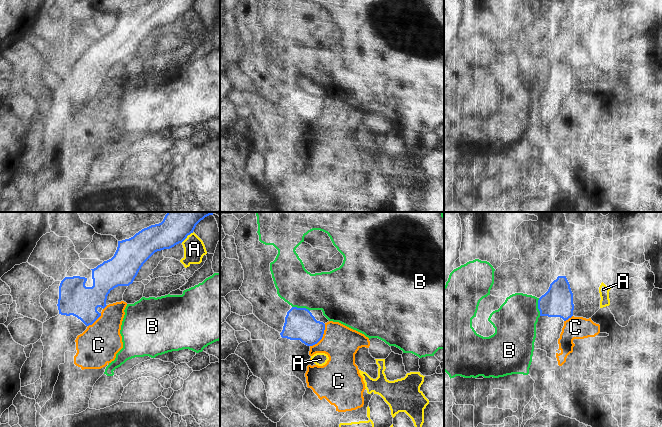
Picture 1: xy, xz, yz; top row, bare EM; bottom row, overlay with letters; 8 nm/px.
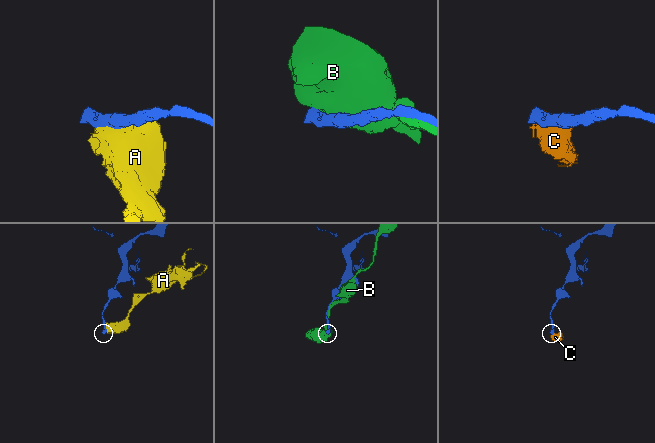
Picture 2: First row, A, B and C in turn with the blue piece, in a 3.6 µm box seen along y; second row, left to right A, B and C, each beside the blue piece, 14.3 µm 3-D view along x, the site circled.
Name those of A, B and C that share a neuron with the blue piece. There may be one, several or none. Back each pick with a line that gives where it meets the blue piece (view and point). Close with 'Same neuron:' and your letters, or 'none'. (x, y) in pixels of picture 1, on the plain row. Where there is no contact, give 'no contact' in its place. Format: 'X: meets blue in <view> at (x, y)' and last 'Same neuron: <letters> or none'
Same neuron: none

